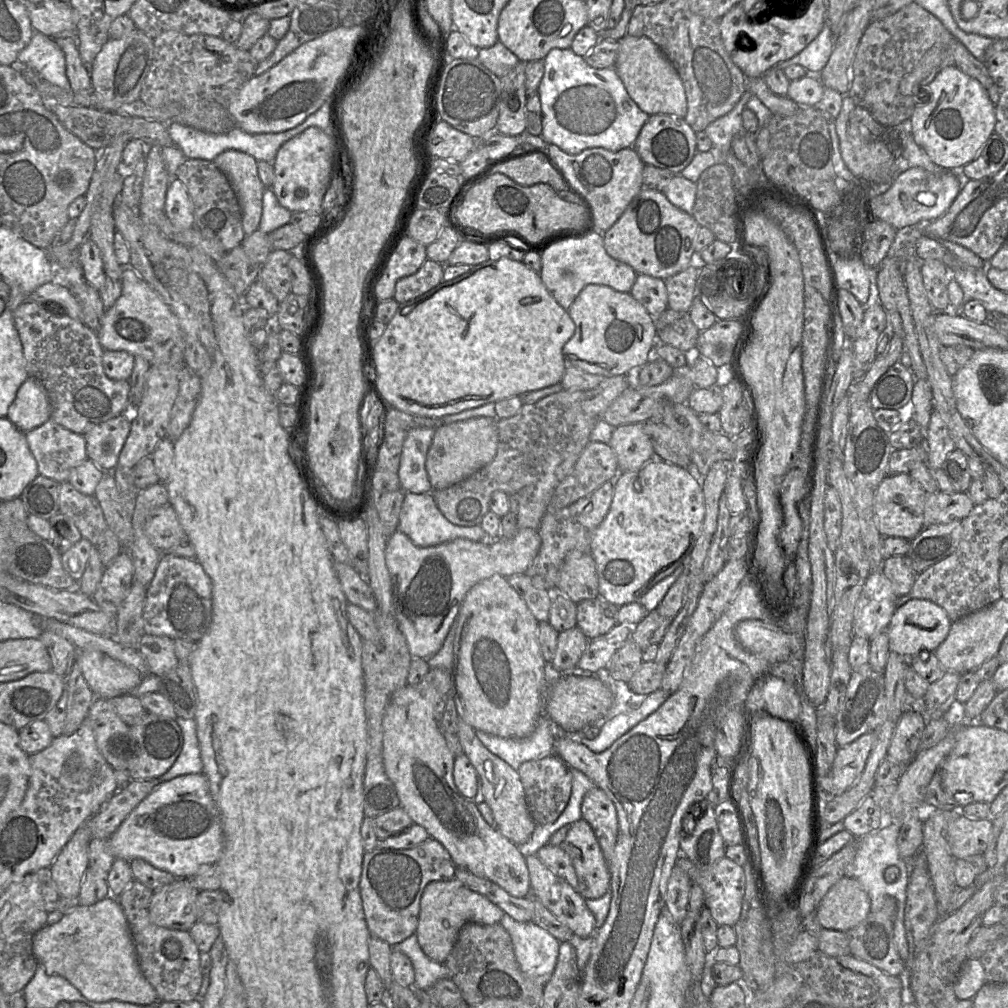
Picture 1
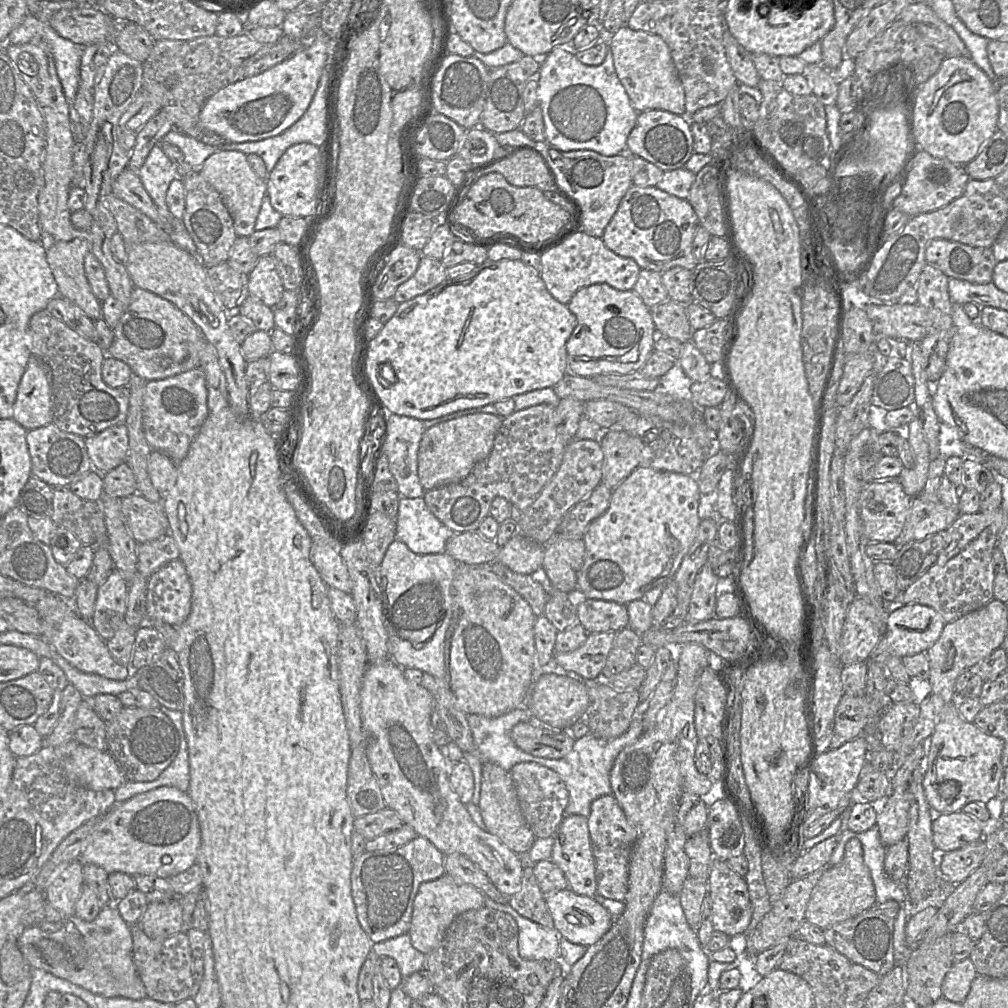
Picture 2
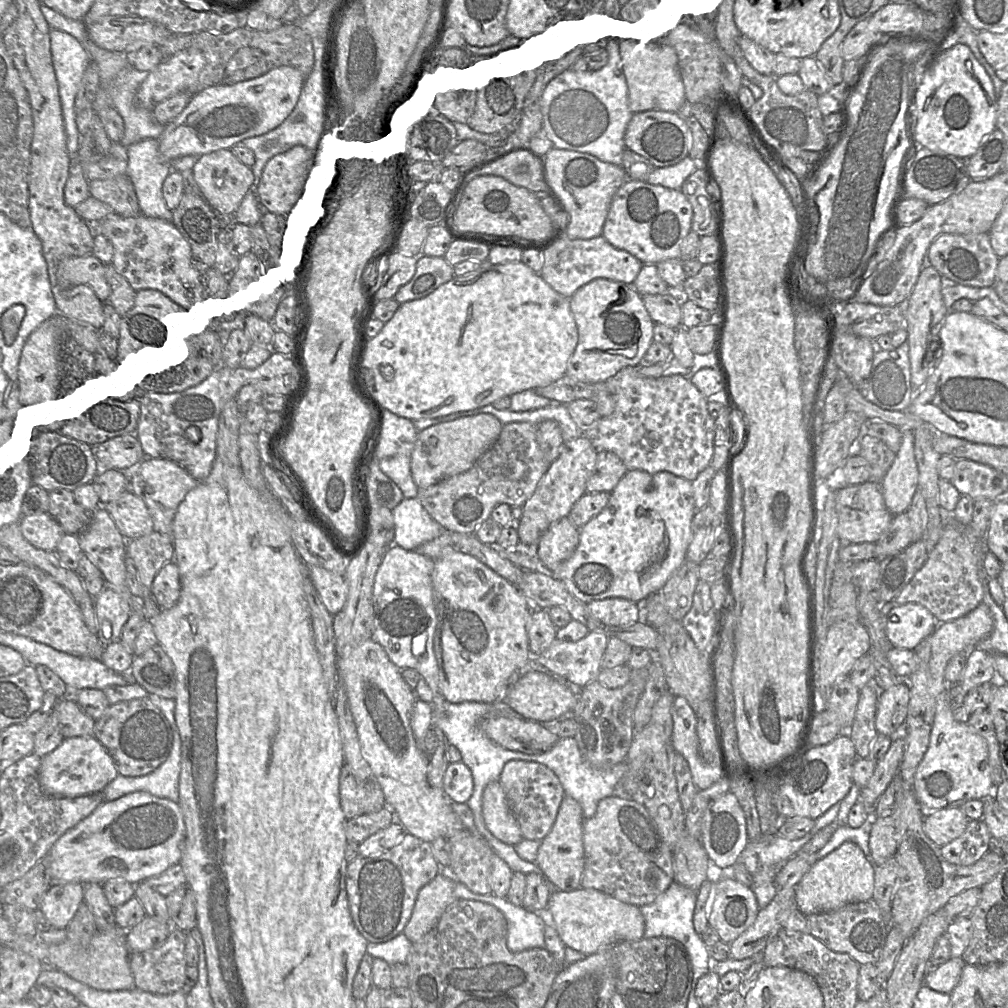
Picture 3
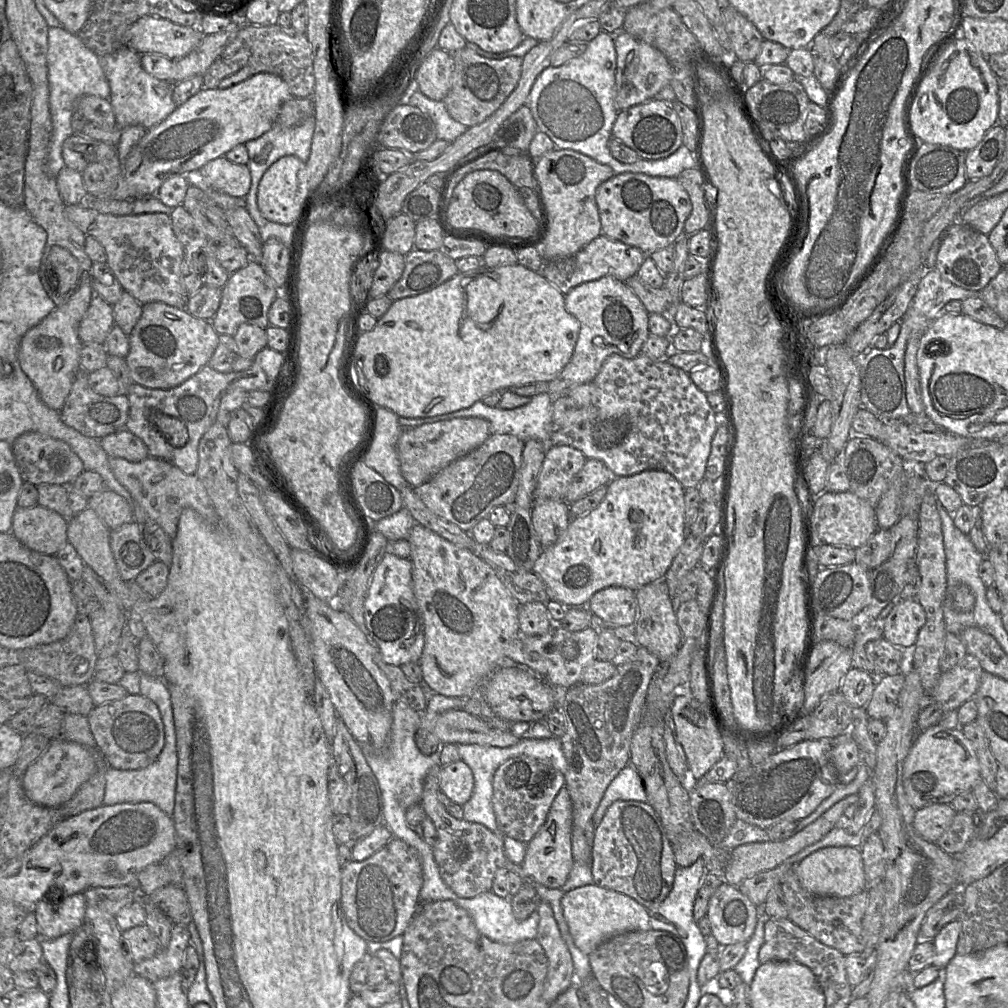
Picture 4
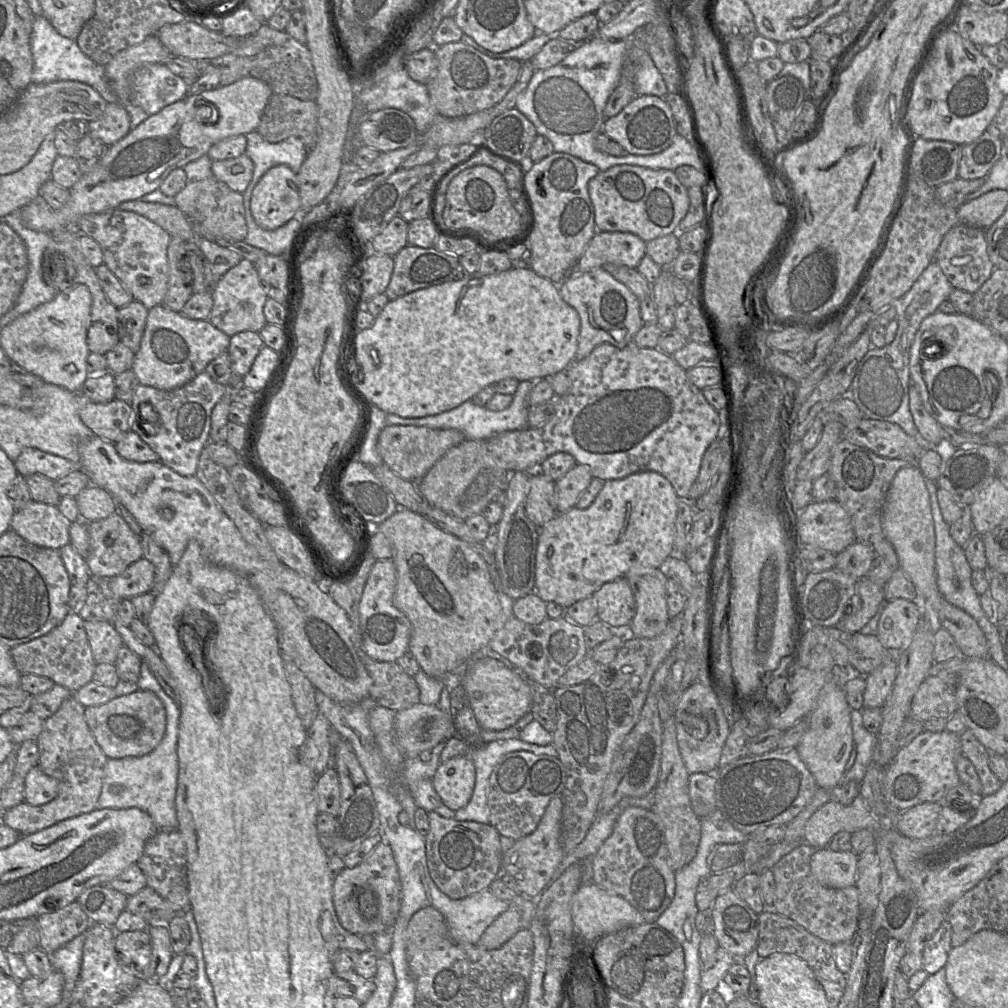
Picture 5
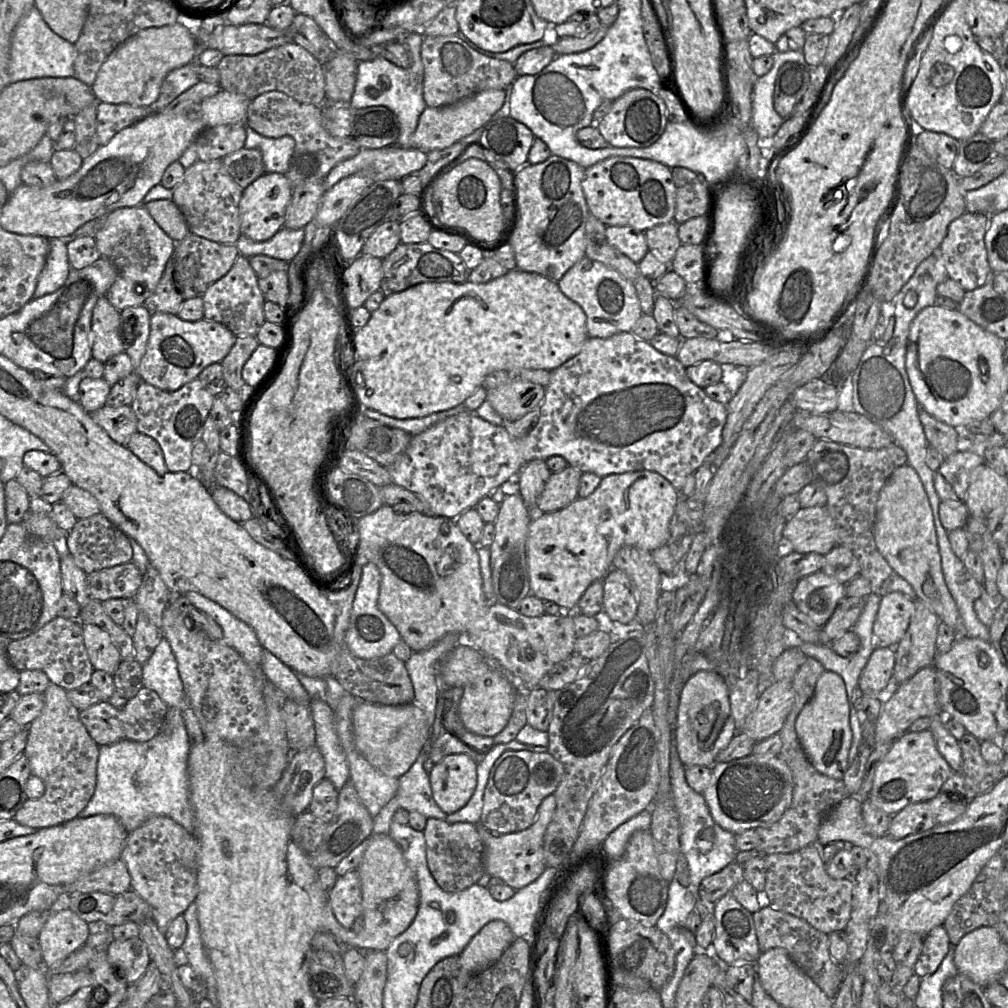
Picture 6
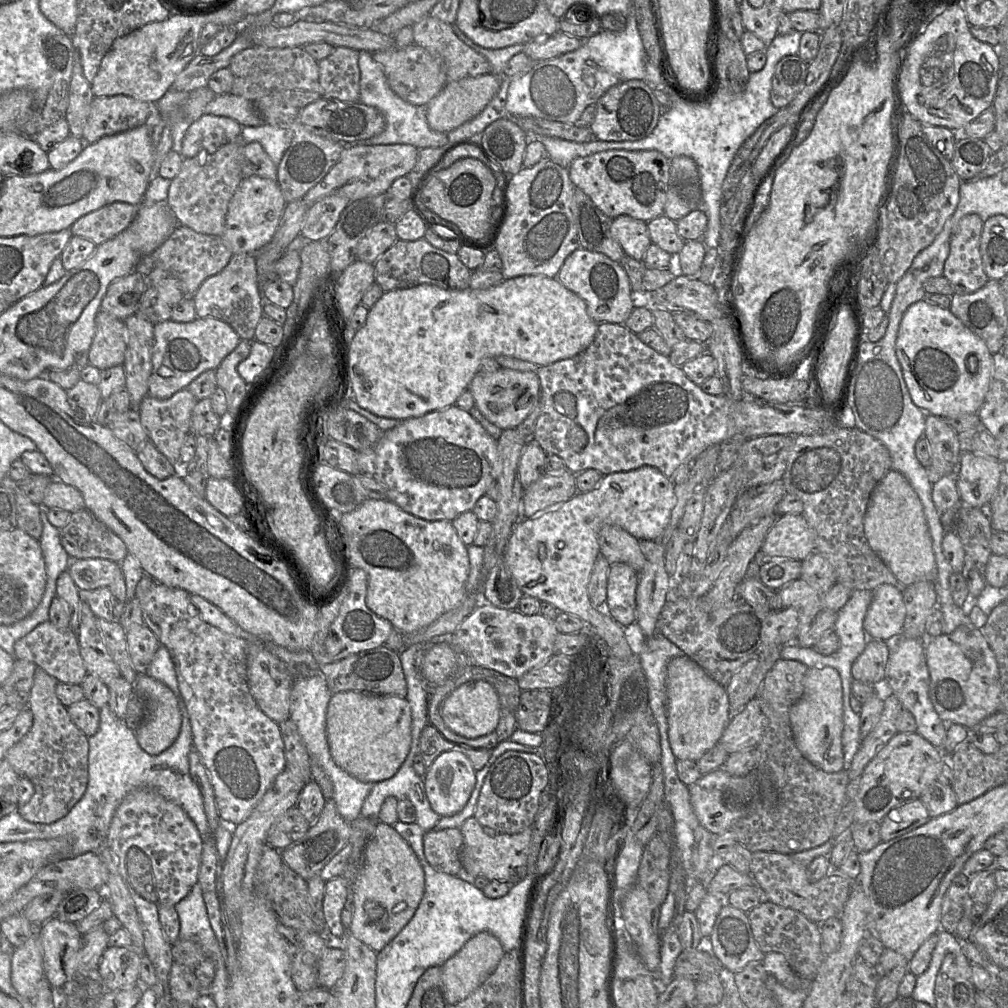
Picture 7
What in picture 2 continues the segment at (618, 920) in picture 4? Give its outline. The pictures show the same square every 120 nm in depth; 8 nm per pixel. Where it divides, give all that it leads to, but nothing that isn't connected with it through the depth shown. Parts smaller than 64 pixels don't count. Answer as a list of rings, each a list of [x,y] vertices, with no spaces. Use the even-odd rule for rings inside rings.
[[[568,887],[545,896],[545,902],[554,921],[554,930],[559,937],[585,947],[598,942],[615,919],[594,897],[578,895]]]

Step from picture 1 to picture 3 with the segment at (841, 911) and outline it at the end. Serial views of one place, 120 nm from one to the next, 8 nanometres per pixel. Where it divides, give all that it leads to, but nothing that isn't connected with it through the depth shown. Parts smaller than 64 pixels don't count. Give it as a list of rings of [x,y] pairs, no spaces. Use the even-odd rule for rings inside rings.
[[[846,841],[839,848],[815,862],[795,886],[797,907],[805,916],[838,909],[848,903],[873,899],[874,865],[854,842]]]

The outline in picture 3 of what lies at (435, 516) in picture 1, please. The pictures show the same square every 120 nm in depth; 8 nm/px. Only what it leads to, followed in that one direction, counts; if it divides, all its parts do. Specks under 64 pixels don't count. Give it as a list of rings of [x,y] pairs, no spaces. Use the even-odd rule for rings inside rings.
[[[404,498],[393,510],[394,544],[408,551],[439,537],[446,531],[417,498]]]

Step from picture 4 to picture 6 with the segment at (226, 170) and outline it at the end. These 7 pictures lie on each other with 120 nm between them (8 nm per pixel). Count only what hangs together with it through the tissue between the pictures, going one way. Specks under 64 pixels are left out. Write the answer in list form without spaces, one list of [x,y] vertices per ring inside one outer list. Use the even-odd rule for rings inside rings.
[[[243,147],[225,156],[222,163],[229,175],[243,189],[266,173],[261,151],[256,148]]]

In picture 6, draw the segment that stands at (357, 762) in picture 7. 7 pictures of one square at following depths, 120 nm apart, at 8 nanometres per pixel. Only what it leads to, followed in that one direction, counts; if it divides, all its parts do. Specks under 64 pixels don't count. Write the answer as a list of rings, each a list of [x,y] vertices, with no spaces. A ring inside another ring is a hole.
[[[360,701],[352,714],[356,747],[368,762],[382,774],[399,778],[416,761],[430,736],[424,711],[415,703],[379,705]]]

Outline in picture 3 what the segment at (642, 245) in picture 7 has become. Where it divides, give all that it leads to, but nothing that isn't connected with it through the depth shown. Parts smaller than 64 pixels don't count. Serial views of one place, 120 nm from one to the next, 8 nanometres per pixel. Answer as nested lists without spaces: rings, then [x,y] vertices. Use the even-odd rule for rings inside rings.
[[[602,235],[591,239],[563,237],[548,245],[541,253],[540,276],[553,290],[566,298],[571,298],[580,287],[597,278],[633,285],[644,265],[629,252],[612,246]]]

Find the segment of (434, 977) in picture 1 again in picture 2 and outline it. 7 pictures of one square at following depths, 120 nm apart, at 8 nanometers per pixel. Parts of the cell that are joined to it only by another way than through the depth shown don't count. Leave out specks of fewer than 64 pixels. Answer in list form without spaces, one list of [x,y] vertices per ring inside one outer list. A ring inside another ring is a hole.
[[[407,933],[372,944],[371,955],[395,960],[403,980],[412,973],[425,969],[426,955],[415,949]]]

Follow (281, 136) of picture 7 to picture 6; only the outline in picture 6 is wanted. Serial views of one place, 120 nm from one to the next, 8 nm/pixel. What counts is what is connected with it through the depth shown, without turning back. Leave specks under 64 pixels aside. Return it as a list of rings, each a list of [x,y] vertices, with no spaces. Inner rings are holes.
[[[249,126],[245,130],[247,137],[244,147],[261,151],[266,173],[286,175],[295,148],[294,138],[288,135],[280,138],[265,137]]]

